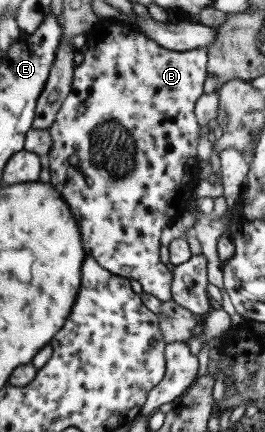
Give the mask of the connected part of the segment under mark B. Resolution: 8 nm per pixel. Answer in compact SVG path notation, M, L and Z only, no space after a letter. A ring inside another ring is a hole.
M115 25L115 27L117 27L117 31L111 33L113 35L111 39L113 39L113 47L117 47L117 53L89 53L89 43L87 43L87 51L83 53L84 59L74 71L72 91L63 100L63 105L59 108L53 125L48 128L52 137L52 146L44 159L51 171L51 185L67 201L73 217L79 223L81 241L86 255L95 258L101 267L115 275L120 275L128 280L139 281L145 293L156 297L161 303L166 303L172 299L172 273L159 260L161 247L159 237L161 229L172 223L176 216L183 213L195 193L194 186L198 179L197 171L199 168L197 145L200 137L199 129L201 129L197 119L195 119L195 103L204 92L204 82L207 79L208 48L199 47L199 49L191 51L171 51L166 47L161 47L151 38L147 38L137 29L129 31L121 25Z

